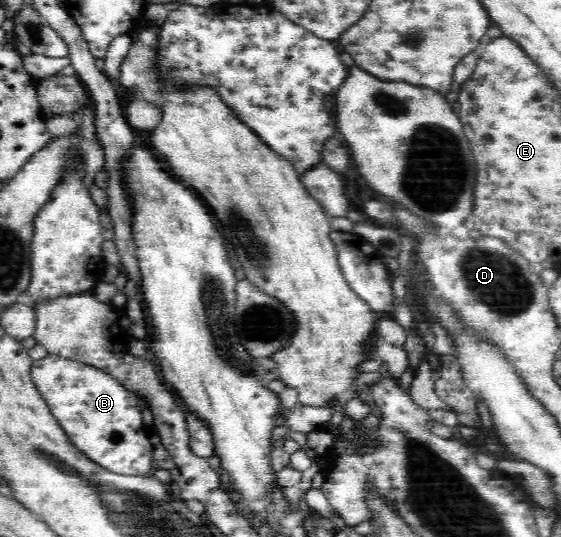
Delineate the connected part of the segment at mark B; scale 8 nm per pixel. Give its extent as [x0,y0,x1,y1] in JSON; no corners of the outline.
[30,354,156,475]

